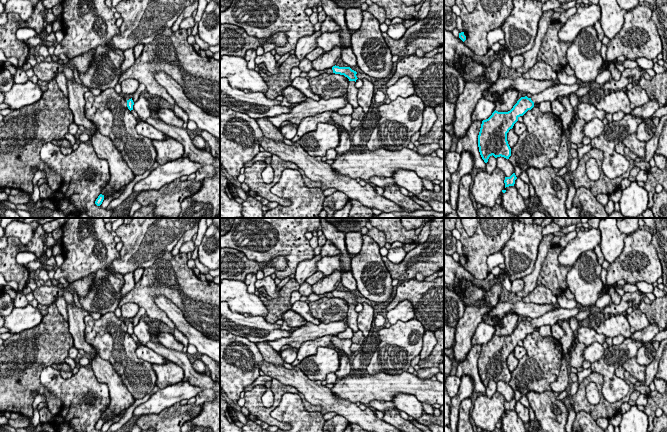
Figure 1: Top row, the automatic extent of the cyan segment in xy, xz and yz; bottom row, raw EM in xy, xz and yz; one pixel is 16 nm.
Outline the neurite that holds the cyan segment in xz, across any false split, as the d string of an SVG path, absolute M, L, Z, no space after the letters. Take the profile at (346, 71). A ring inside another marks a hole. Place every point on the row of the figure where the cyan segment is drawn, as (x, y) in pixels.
M336 65L332 67L332 70L333 73L344 75L349 79L347 99L349 104L352 105L353 109L356 109L359 106L357 101L358 88L355 87L355 82L358 79L356 76L357 72L352 70L350 67L339 67Z

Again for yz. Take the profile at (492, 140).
M576 83L572 85L558 84L545 89L539 94L532 95L530 98L528 98L527 96L521 97L513 106L513 108L508 112L498 112L495 110L488 119L482 121L480 132L478 135L479 152L484 162L487 163L489 157L492 155L495 158L501 156L509 159L509 157L511 156L511 148L507 141L507 133L510 129L513 128L514 124L518 121L518 118L520 116L523 116L528 110L531 110L534 107L535 103L541 103L544 101L553 102L559 96L569 95L576 92L578 89L579 85Z

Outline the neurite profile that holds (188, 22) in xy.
M190 16L181 21L179 28L187 30L189 28L193 28L194 25L195 25L194 17Z

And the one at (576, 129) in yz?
M577 119L572 125L570 125L570 143L579 144L582 143L582 139L584 137L583 127L585 125L585 121L583 119Z

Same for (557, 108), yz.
M557 100L551 102L551 108L552 108L551 112L557 116L560 116L564 112L563 105L561 104L561 102Z

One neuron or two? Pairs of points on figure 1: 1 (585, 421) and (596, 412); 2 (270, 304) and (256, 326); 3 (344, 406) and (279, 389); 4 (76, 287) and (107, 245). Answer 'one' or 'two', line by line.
1: two
2: two
3: two
4: two

